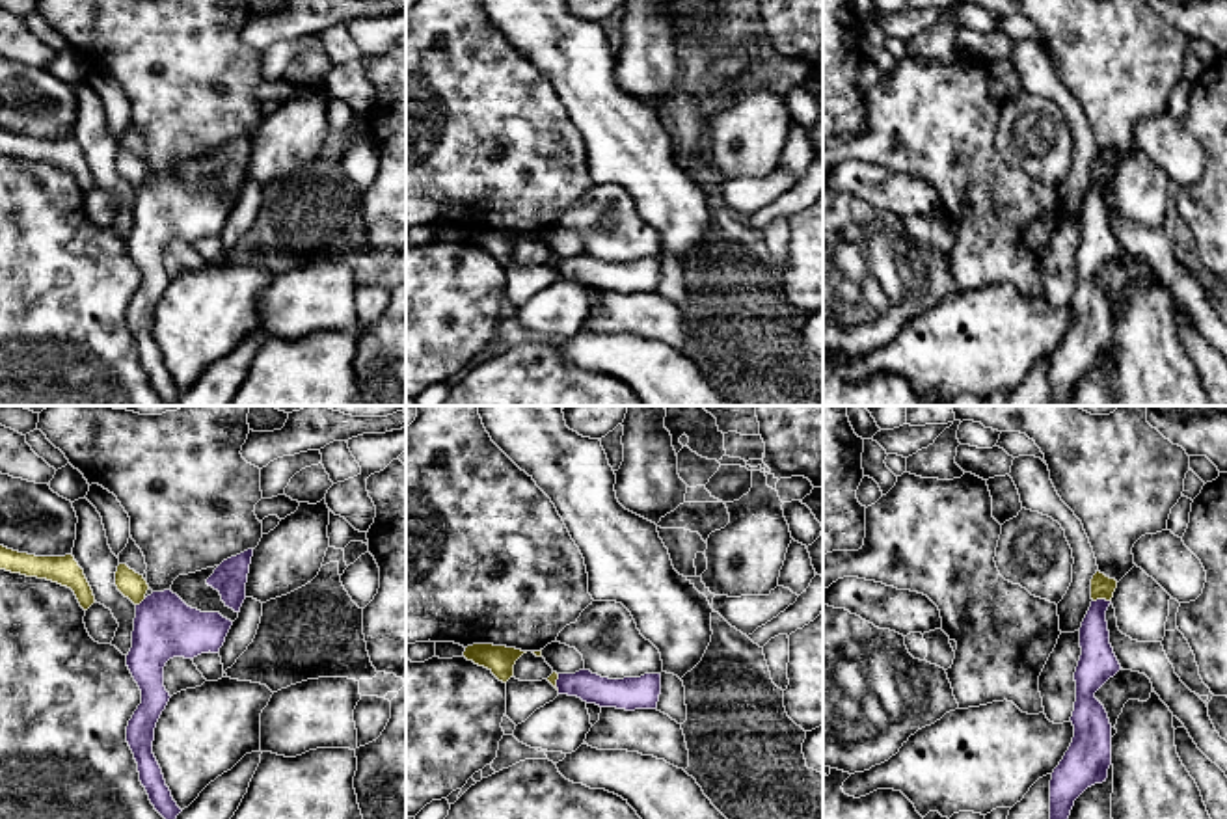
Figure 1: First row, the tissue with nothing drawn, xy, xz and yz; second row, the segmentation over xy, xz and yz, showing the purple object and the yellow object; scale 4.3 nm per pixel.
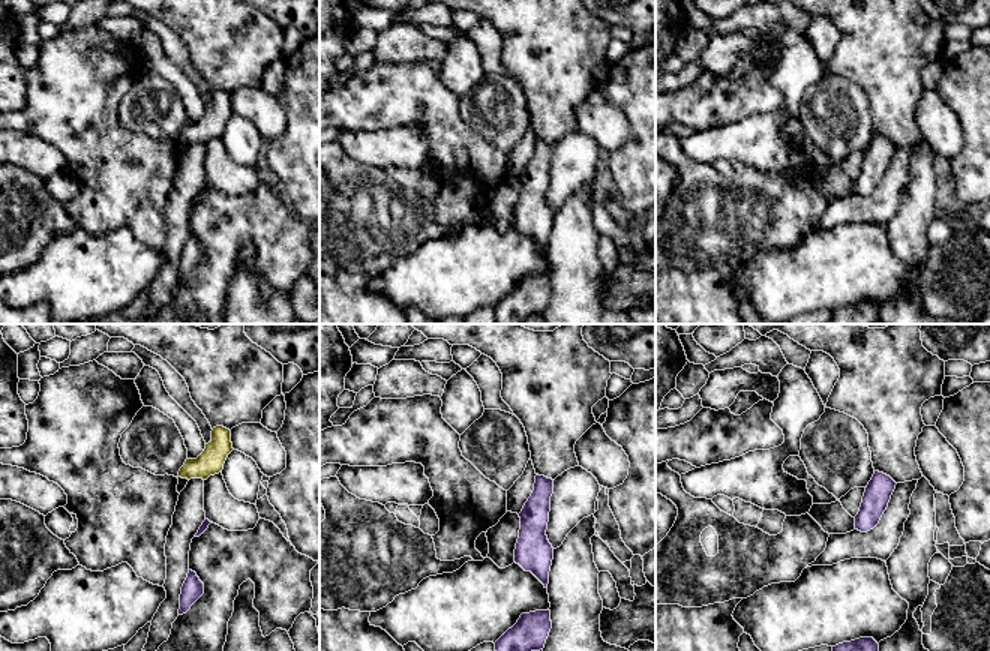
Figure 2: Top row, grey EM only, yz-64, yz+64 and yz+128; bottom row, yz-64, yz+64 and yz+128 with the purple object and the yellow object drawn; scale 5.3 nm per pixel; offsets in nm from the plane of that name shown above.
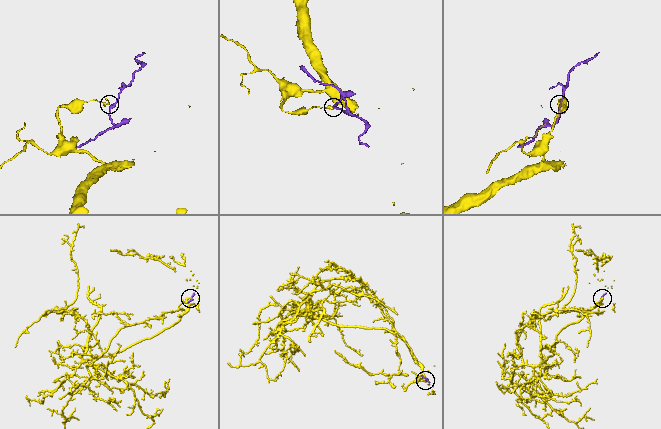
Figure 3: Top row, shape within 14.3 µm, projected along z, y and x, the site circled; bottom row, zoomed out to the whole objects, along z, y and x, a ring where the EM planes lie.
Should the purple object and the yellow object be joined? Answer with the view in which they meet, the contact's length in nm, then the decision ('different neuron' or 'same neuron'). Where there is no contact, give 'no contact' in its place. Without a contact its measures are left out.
meets purple in yz; contact 80 nm long; different neuron

